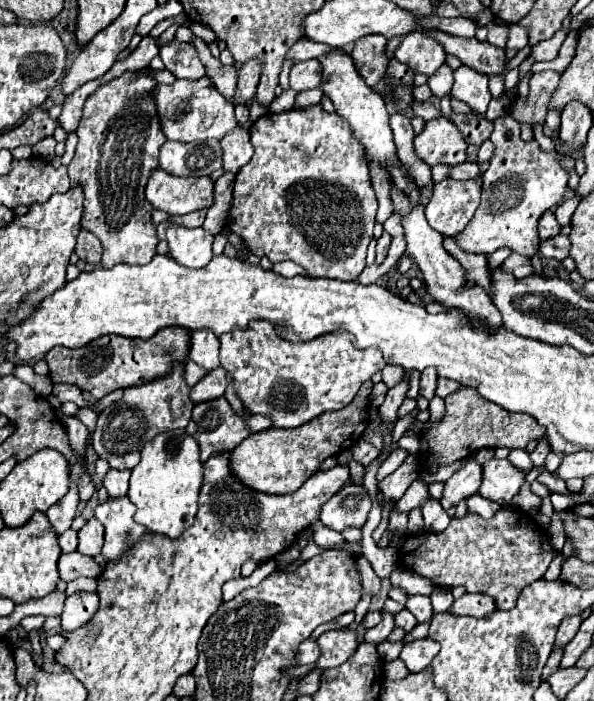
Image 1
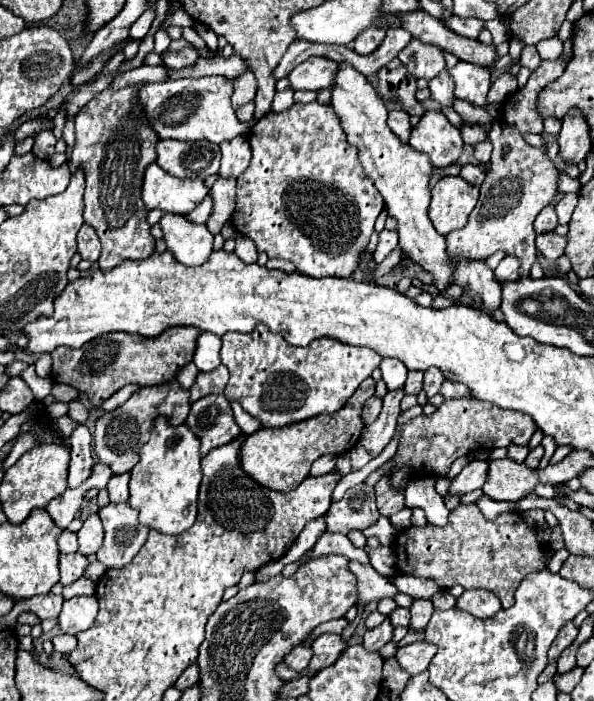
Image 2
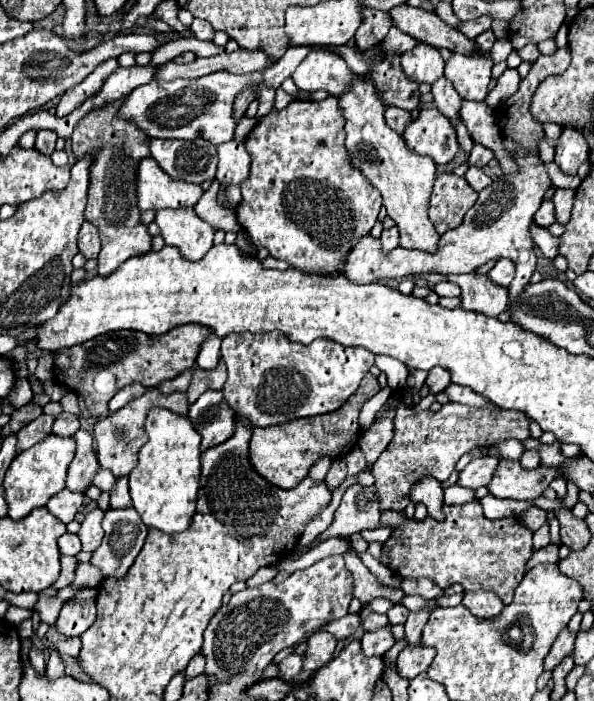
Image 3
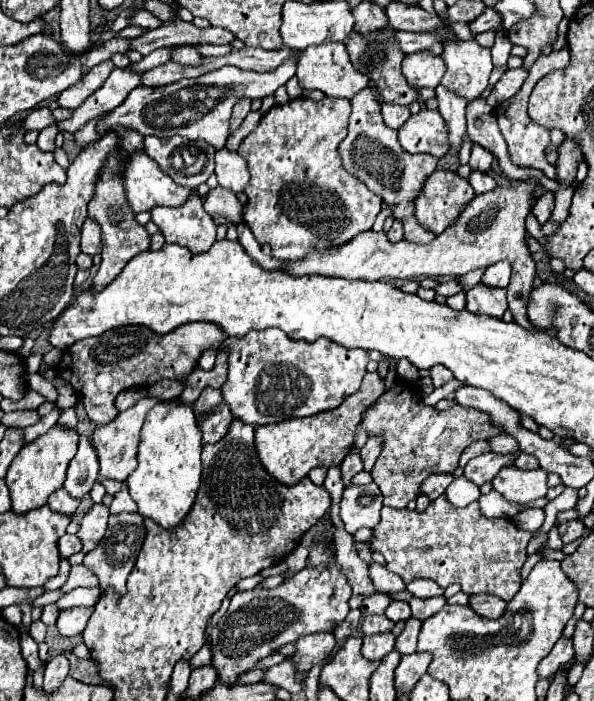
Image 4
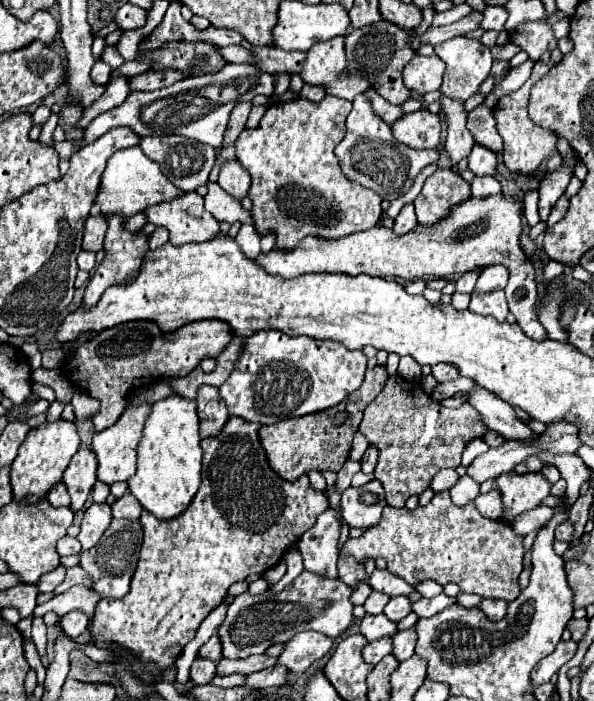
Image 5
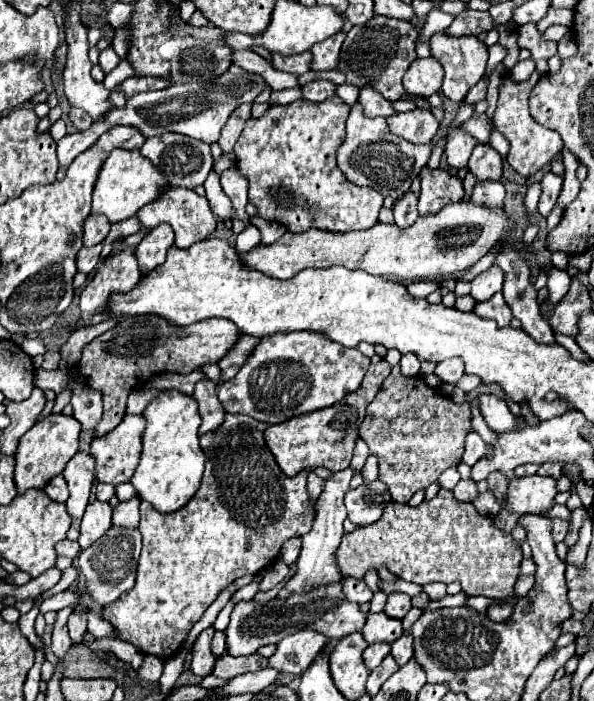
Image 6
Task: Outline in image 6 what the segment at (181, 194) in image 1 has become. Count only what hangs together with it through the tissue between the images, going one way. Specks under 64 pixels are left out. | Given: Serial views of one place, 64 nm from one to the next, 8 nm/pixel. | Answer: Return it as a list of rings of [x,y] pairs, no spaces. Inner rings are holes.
[[[112,150],[94,186],[92,214],[104,214],[110,222],[128,220],[144,204],[154,202],[166,190],[166,186],[170,186],[168,180],[158,172],[158,168],[148,158],[140,154],[140,150]]]

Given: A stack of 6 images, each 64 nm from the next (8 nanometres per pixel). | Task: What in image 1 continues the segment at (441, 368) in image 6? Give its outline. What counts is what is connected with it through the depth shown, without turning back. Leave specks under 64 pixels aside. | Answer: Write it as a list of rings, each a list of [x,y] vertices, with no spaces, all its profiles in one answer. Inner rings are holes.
[[[426,368],[426,370],[420,374],[420,394],[422,394],[426,400],[432,400],[432,398],[434,398],[436,380],[438,380],[438,374],[436,374],[434,368]]]

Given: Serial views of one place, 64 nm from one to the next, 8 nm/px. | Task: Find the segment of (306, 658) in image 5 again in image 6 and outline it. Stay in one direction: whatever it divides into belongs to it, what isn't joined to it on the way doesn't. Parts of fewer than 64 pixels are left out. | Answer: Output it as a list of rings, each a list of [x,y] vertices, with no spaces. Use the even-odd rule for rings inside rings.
[[[300,630],[296,634],[290,634],[278,642],[278,648],[270,658],[270,666],[274,666],[278,672],[300,676],[328,646],[328,642],[330,640],[324,634],[318,634],[314,630]]]

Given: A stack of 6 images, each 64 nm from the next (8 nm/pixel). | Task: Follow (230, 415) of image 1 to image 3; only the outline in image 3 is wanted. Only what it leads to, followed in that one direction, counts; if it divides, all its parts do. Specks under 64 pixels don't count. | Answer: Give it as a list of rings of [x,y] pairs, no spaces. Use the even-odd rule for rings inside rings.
[[[204,392],[190,406],[188,418],[202,436],[202,452],[226,442],[234,434],[234,410],[228,406],[222,392]]]

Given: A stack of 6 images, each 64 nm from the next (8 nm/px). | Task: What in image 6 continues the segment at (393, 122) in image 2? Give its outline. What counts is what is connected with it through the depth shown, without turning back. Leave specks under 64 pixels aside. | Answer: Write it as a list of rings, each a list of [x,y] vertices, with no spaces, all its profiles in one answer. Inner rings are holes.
[[[362,88],[358,100],[360,100],[362,108],[364,108],[364,114],[370,116],[370,118],[374,118],[374,116],[384,116],[384,118],[388,118],[388,116],[394,114],[392,104],[386,102],[386,100],[384,100],[376,90],[372,90],[372,88]]]

